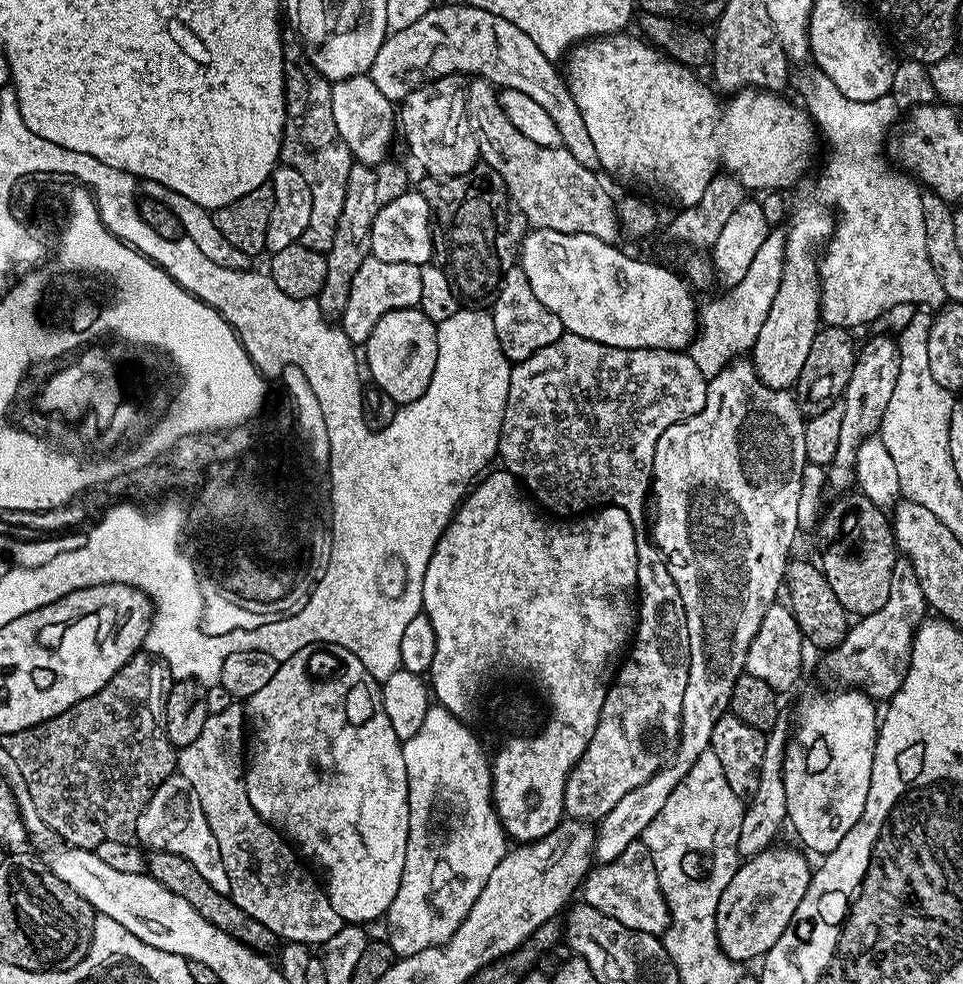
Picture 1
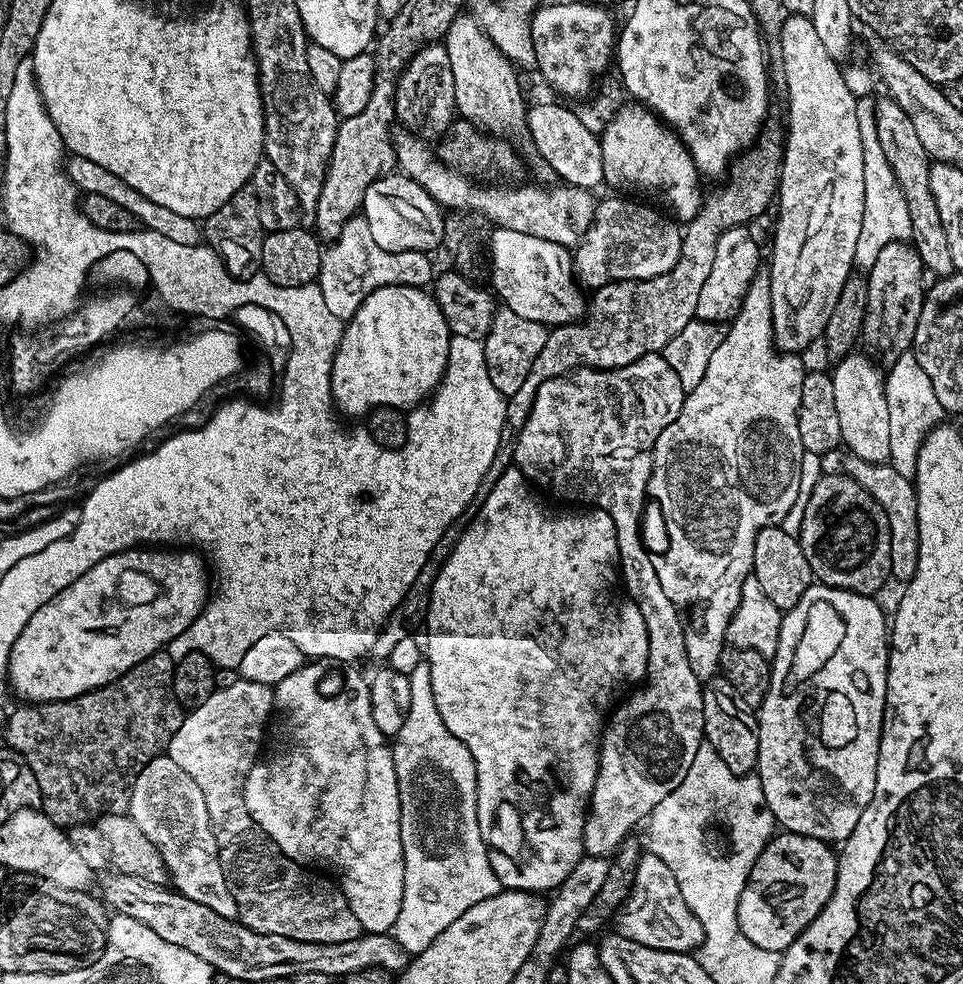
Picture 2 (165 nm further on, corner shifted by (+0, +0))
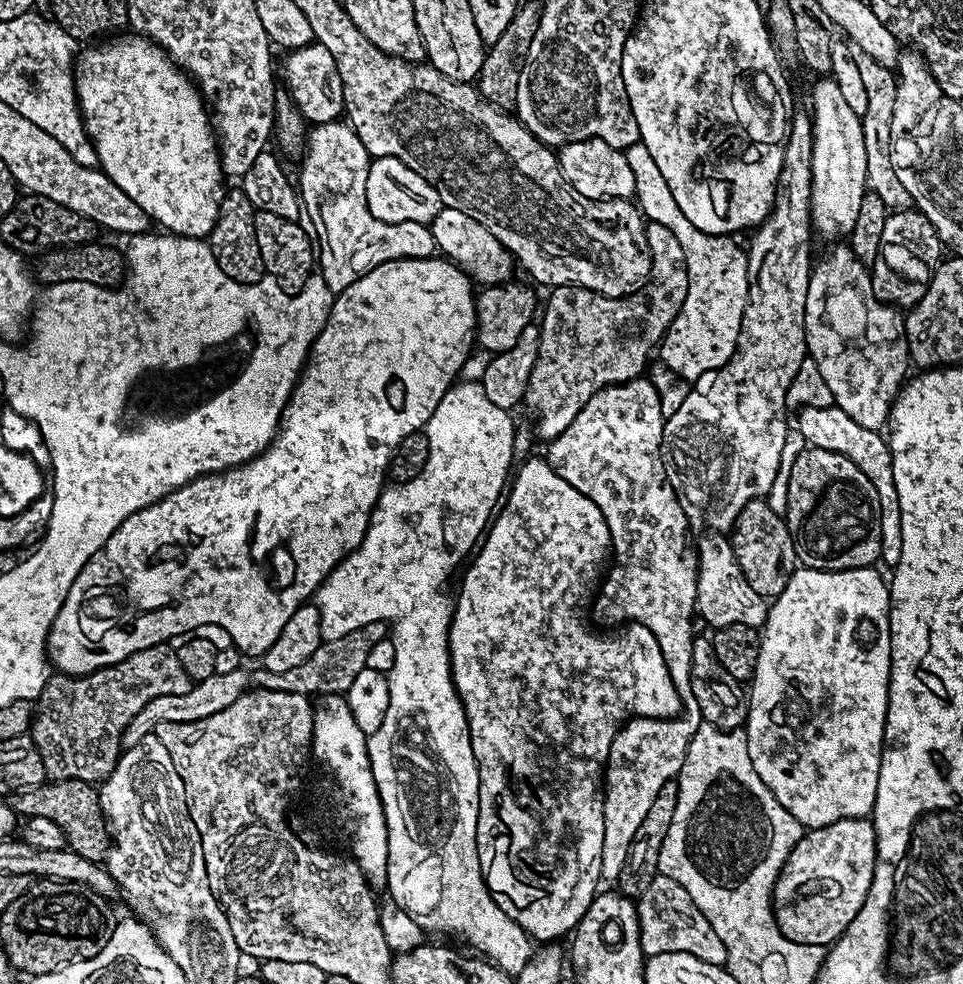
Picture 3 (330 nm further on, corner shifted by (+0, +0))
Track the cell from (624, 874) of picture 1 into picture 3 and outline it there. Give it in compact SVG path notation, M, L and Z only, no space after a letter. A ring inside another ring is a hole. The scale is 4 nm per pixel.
M657 874L643 885L636 904L636 913L640 919L640 945L645 957L663 952L689 952L699 960L705 960L711 964L723 965L727 961L728 951L719 933L712 928L711 919L700 911L697 904L690 898L688 891L678 882L674 882L674 878Z

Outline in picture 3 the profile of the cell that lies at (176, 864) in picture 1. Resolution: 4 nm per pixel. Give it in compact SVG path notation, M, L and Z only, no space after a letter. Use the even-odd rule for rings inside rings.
M52 780L39 784L37 788L29 788L27 792L13 795L10 803L21 817L41 816L50 818L50 822L58 822L58 826L62 826L67 847L82 854L82 858L100 862L107 857L110 829L104 819L99 791L93 785L81 780Z

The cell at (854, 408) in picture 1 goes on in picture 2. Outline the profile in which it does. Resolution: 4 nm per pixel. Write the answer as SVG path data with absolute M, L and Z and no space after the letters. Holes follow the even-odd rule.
M901 242L882 248L882 254L878 254L874 266L866 272L868 313L864 319L862 344L868 348L881 348L892 358L911 349L914 330L918 330L918 318L924 305L924 276L924 263L911 243Z

